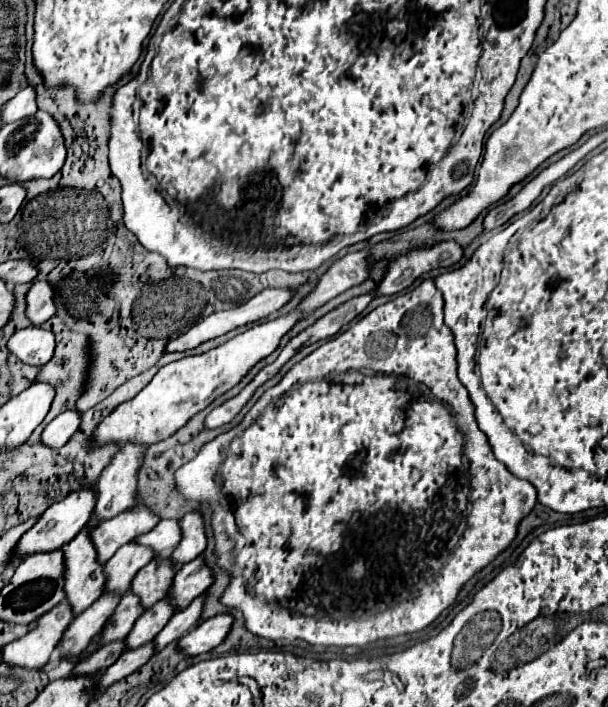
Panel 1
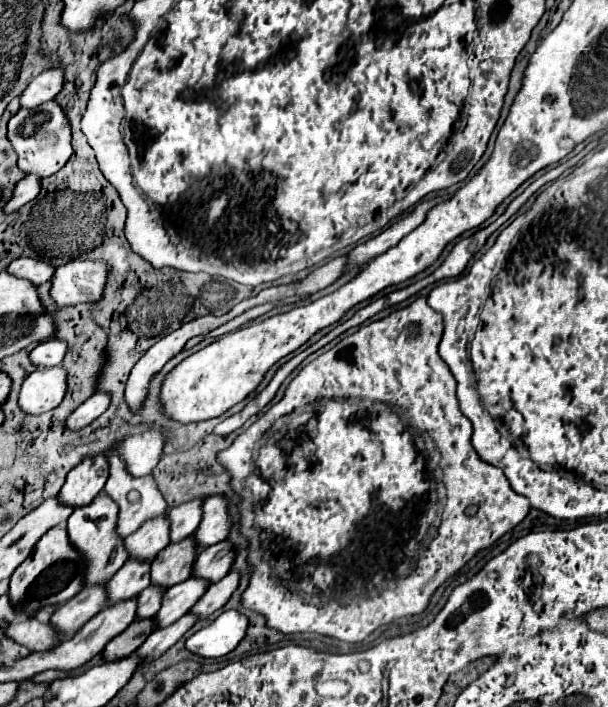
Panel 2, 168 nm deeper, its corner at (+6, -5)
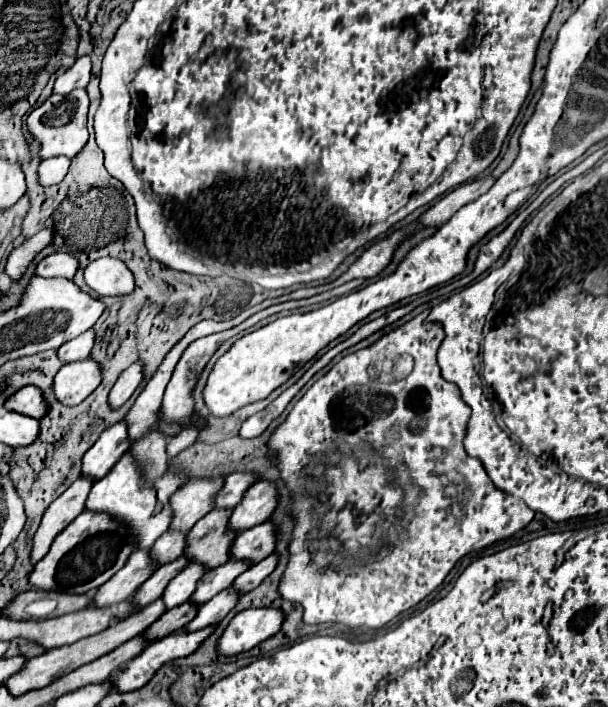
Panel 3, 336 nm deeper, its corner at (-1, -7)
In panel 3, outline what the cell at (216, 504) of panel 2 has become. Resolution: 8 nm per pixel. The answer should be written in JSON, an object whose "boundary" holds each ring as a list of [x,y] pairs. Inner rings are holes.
{"boundary":[[[256,482],[246,492],[240,504],[232,510],[228,530],[242,532],[268,520],[276,506],[276,488],[270,482]]]}

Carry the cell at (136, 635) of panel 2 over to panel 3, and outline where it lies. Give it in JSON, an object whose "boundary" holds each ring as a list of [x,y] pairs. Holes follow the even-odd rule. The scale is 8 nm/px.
{"boundary":[[[184,602],[184,604],[176,606],[174,610],[166,610],[162,614],[162,618],[158,618],[148,630],[144,630],[144,634],[148,634],[148,638],[152,638],[152,642],[154,642],[162,636],[178,632],[196,616],[196,612],[198,612],[198,606]]]}

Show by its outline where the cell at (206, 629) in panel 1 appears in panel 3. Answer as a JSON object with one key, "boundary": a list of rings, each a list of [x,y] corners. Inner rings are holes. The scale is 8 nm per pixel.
{"boundary":[[[250,608],[238,612],[222,636],[218,638],[216,652],[220,656],[238,656],[274,636],[280,630],[284,614],[276,608]]]}

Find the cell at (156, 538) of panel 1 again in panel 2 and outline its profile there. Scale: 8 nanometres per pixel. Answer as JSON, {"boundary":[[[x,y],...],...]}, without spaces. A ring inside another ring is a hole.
{"boundary":[[[195,498],[185,504],[179,504],[169,510],[169,522],[171,522],[171,542],[179,542],[193,534],[197,526],[201,524],[201,506],[205,498]]]}

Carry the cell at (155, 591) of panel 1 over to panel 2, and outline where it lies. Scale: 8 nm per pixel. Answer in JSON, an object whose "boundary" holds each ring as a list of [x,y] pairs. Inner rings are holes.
{"boundary":[[[193,534],[181,542],[165,546],[151,562],[151,582],[171,588],[187,578],[191,578],[193,562],[197,558],[197,544]]]}

